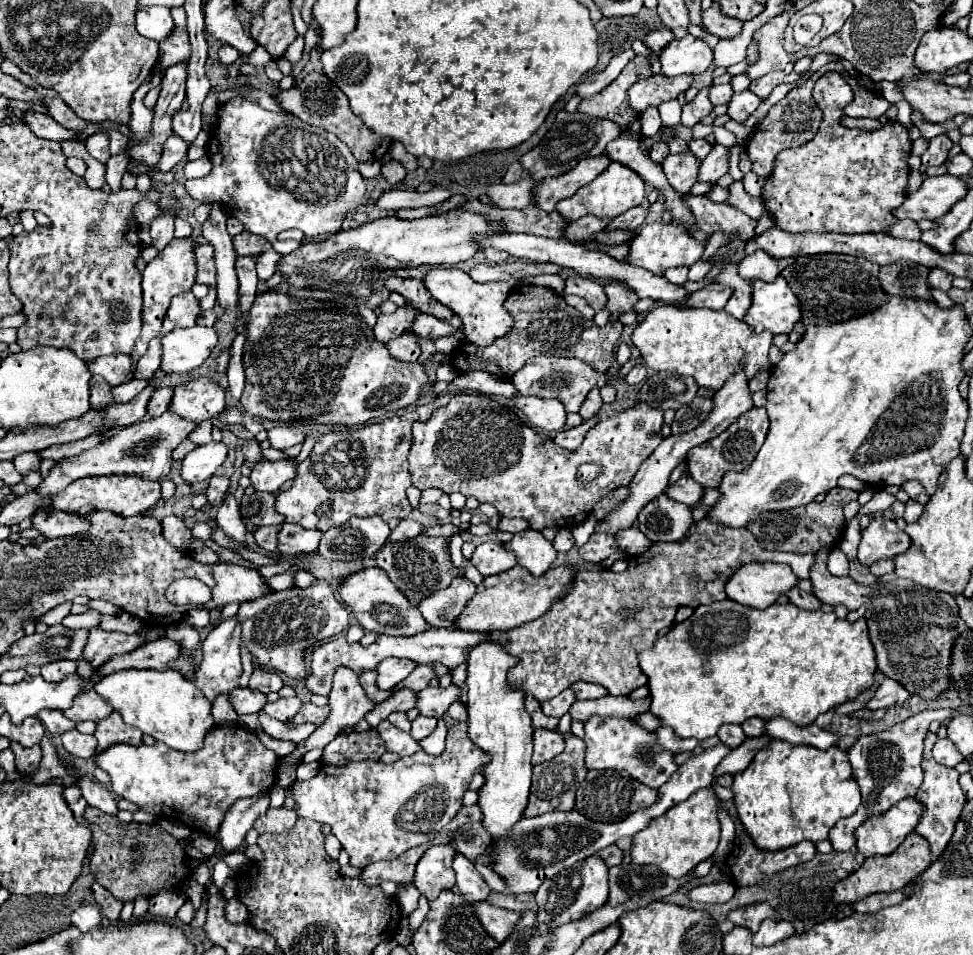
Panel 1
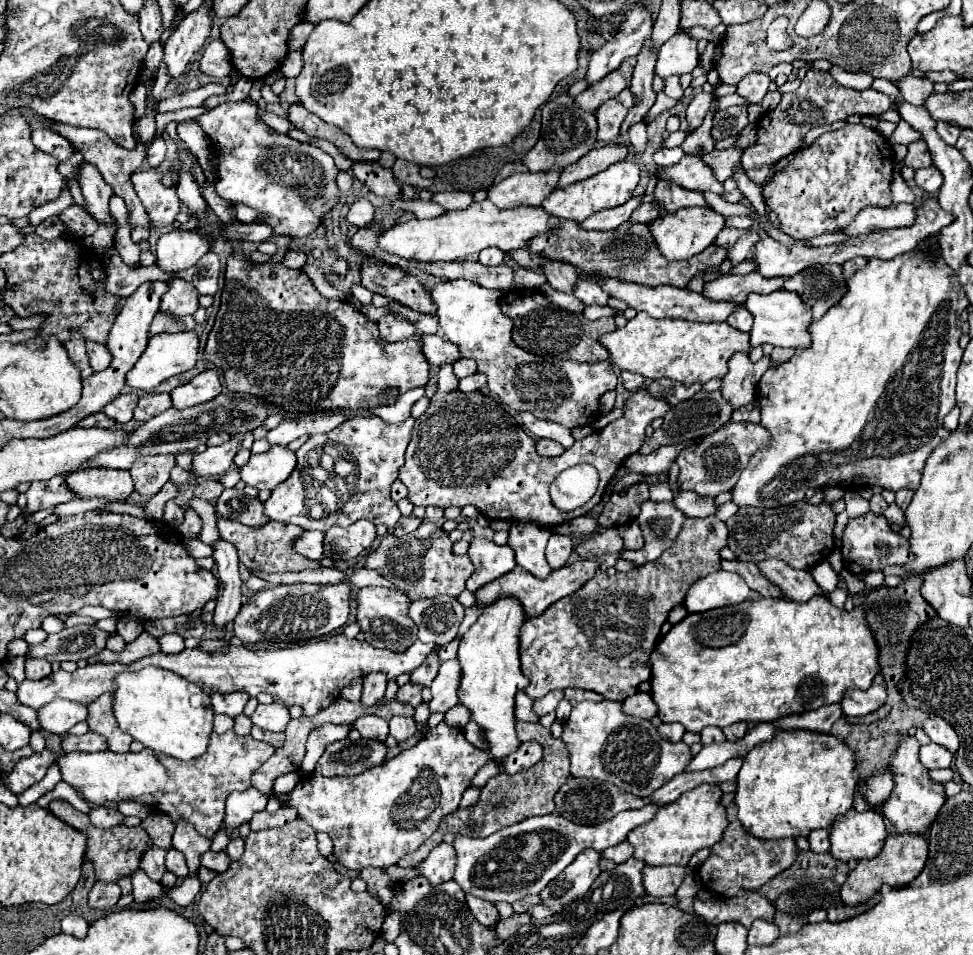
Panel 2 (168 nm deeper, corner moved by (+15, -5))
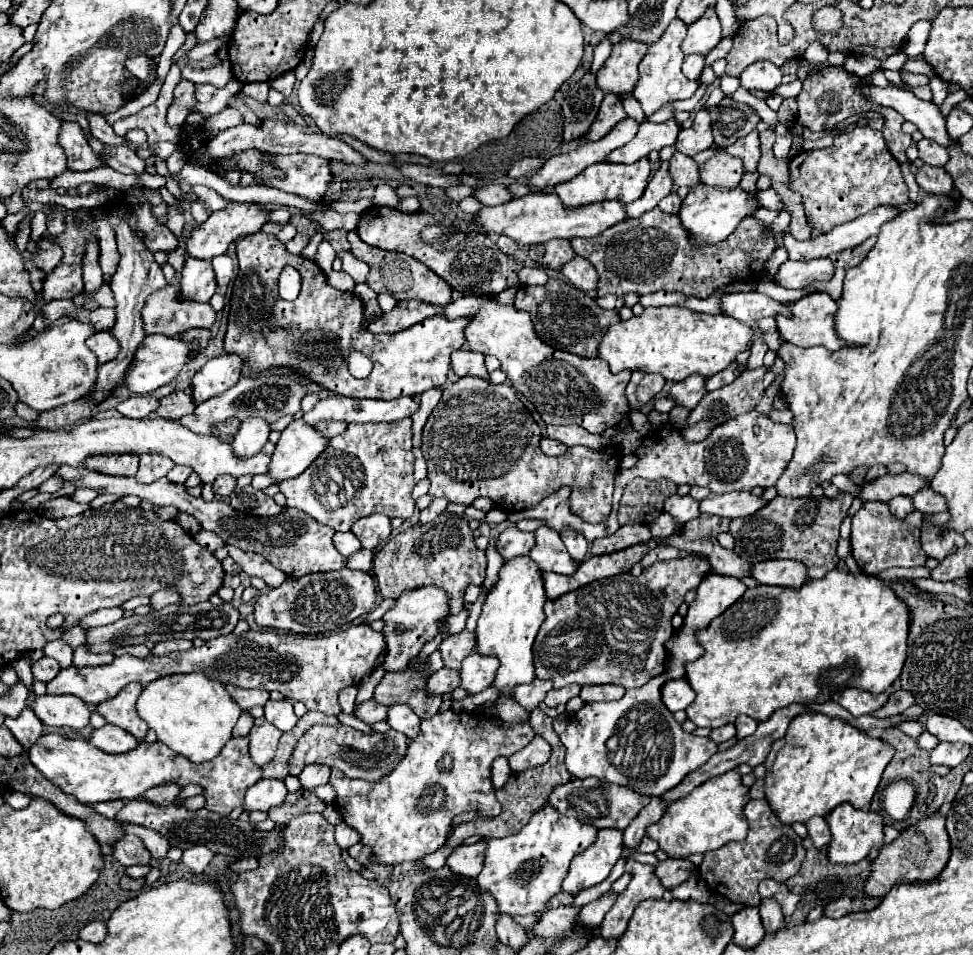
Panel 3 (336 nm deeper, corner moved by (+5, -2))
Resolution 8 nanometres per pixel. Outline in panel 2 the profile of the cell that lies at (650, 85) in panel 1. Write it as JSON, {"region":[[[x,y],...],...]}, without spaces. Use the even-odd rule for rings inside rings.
{"region":[[[630,90],[620,92],[618,96],[614,96],[612,100],[604,102],[598,110],[596,110],[596,120],[598,120],[598,142],[612,142],[616,140],[620,126],[624,122],[624,116],[628,112],[628,108],[634,104],[634,96]]]}

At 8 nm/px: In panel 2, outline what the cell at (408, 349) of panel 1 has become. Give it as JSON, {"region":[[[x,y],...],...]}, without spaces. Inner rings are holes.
{"region":[[[390,314],[382,316],[378,320],[378,328],[380,328],[380,340],[384,342],[400,342],[416,334],[416,328],[412,328],[412,324],[404,320],[404,316],[390,316]]]}

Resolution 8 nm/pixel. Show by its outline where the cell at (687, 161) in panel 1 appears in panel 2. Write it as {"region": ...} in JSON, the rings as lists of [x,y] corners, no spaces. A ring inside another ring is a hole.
{"region":[[[682,156],[682,160],[674,166],[658,166],[662,180],[672,180],[680,184],[686,190],[698,190],[698,192],[714,192],[722,194],[722,182],[716,180],[712,168],[704,164],[700,156]]]}

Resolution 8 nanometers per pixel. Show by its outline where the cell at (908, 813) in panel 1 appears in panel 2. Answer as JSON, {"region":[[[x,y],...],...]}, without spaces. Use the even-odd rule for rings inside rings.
{"region":[[[874,810],[850,812],[836,816],[830,828],[830,854],[836,860],[848,862],[850,858],[874,858],[886,840],[884,816]]]}

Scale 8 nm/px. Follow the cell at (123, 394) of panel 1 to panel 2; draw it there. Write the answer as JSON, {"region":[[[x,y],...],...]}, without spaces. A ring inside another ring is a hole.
{"region":[[[120,394],[118,398],[114,398],[110,404],[104,406],[104,414],[120,424],[126,424],[132,420],[132,412],[138,404],[138,396],[136,394]]]}

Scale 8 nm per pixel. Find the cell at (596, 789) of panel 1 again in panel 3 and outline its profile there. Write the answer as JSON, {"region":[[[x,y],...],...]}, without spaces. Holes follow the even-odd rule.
{"region":[[[586,777],[586,779],[572,779],[566,785],[558,785],[554,793],[550,795],[550,803],[554,809],[558,809],[562,815],[568,817],[578,817],[578,821],[586,821],[588,825],[594,825],[598,829],[612,827],[624,831],[628,823],[650,803],[648,795],[636,793],[628,787],[614,785],[614,783],[604,783],[602,779],[596,777]],[[596,821],[616,821],[616,823],[596,823]],[[620,821],[620,823],[618,823]]]}

